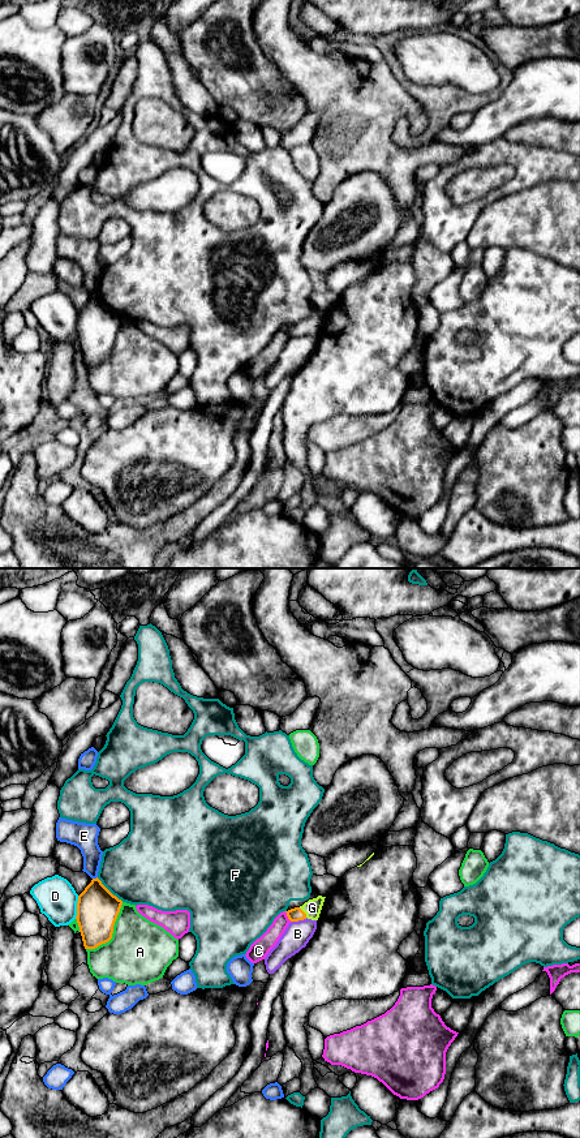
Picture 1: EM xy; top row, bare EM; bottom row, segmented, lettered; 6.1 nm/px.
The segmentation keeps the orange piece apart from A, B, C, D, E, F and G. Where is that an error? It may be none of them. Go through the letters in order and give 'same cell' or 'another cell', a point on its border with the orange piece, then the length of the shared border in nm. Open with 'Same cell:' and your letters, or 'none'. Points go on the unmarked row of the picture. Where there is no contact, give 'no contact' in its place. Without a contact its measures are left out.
Same cell: G
A: another cell; meets orange in xy at (112, 348); contact 380 nm long
B: another cell; meets orange in xy at (299, 335); contact 110 nm long
C: another cell; meets orange in xy at (287, 331); contact 80 nm long
D: another cell; meets orange in xy at (77, 323); contact 150 nm long
E: another cell; meets orange in xy at (94, 295); contact 40 nm long
F: another cell; meets orange in xy at (108, 306); contact 220 nm long
G: same cell; meets orange in xy at (304, 329); contact 80 nm long

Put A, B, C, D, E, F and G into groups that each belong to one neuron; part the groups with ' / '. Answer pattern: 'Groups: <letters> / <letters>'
Groups: A / B / C / D / E / F / G

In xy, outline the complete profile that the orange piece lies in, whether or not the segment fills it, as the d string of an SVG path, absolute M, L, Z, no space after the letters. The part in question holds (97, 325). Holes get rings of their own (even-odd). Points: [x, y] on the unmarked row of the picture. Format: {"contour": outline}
{"contour": "M96 293L78 312L77 339L85 365L95 365L112 355L123 317Z"}

